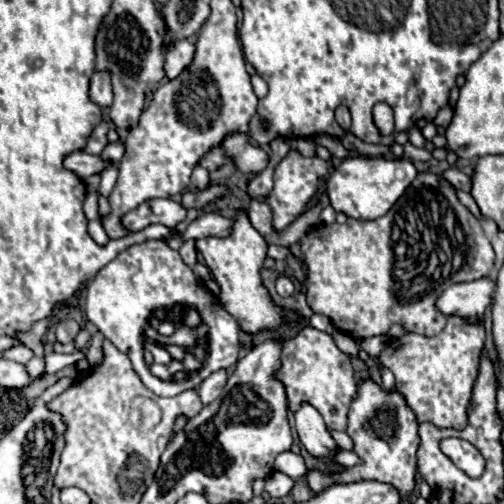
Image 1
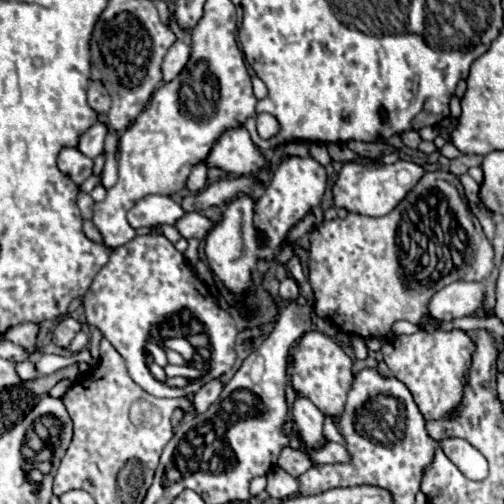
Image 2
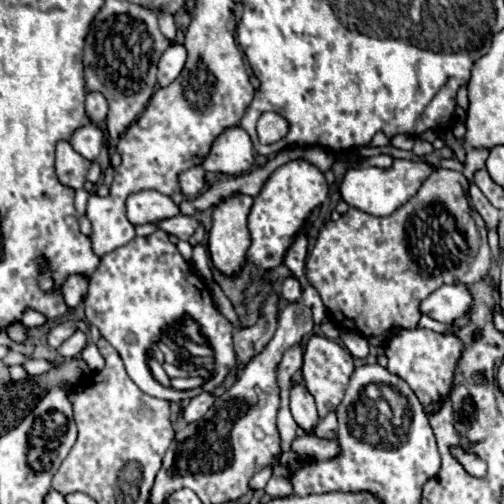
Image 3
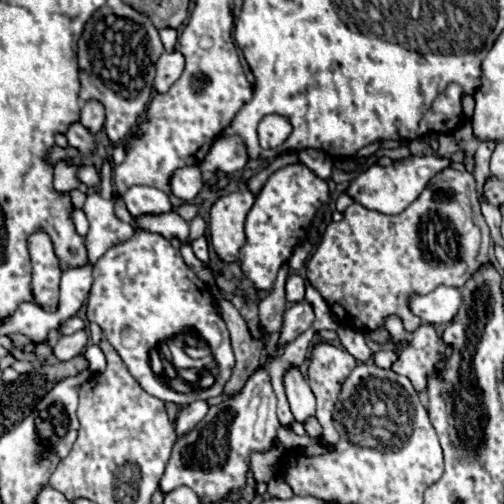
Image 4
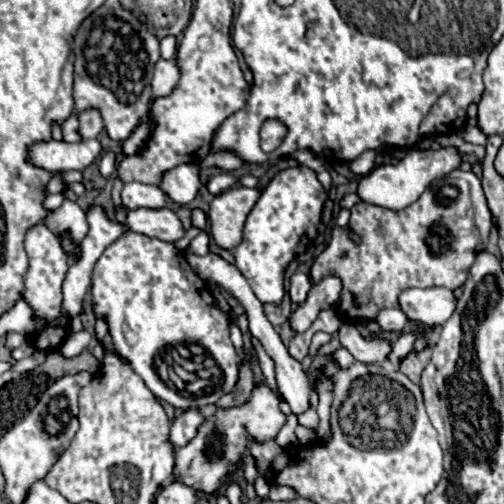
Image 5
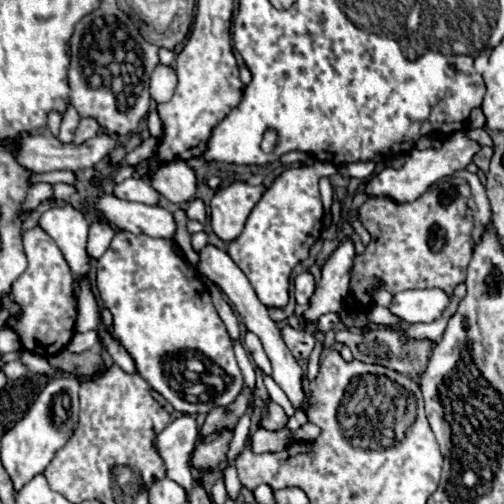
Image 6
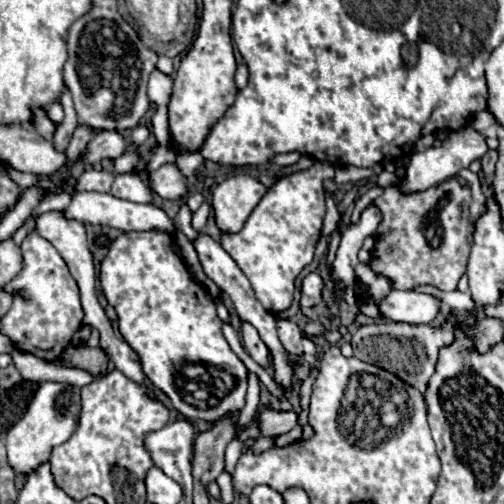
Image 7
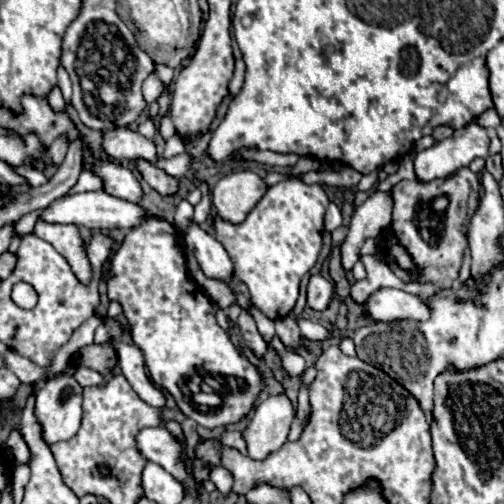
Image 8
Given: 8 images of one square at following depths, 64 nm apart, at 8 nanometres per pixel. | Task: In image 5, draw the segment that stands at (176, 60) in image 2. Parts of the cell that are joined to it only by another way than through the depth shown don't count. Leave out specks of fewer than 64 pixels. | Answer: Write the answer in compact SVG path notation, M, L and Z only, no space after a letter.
M158 60L154 78L152 78L152 94L154 98L164 98L172 94L172 88L176 88L180 78L178 66L174 60Z

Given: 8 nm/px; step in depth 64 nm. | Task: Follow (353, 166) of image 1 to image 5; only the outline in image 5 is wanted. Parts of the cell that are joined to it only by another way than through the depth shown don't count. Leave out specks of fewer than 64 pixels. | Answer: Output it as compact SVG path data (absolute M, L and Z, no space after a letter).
M456 146L438 148L438 150L416 150L414 148L396 166L394 164L378 166L368 176L364 176L358 182L358 196L364 202L376 204L376 206L384 206L390 210L402 210L410 206L412 202L416 202L432 180L446 176L448 172L460 168L460 164L462 164L462 154Z

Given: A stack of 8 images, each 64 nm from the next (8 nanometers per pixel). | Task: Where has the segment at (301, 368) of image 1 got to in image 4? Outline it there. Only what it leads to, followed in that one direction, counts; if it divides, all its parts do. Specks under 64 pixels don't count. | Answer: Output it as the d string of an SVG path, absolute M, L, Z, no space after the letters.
M320 342L314 346L314 354L310 358L310 368L308 368L308 380L318 400L316 418L326 430L326 440L330 444L336 444L338 440L338 432L332 430L334 428L334 422L332 422L334 402L338 398L340 384L352 372L354 366L356 366L354 356L344 352L344 348L336 348L328 342Z

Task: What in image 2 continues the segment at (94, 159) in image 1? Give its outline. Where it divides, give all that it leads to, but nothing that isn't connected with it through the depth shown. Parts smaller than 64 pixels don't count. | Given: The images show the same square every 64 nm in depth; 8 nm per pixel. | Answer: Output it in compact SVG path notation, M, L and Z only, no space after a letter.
M62 148L58 154L58 168L64 172L76 186L82 186L82 182L92 176L92 160L78 152L76 148Z

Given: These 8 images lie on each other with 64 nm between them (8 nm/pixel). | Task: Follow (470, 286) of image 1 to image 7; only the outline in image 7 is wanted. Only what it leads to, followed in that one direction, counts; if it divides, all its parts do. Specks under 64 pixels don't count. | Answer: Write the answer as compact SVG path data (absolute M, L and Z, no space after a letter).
M392 288L390 294L378 302L378 312L392 322L426 324L438 316L440 306L440 300L434 296Z

